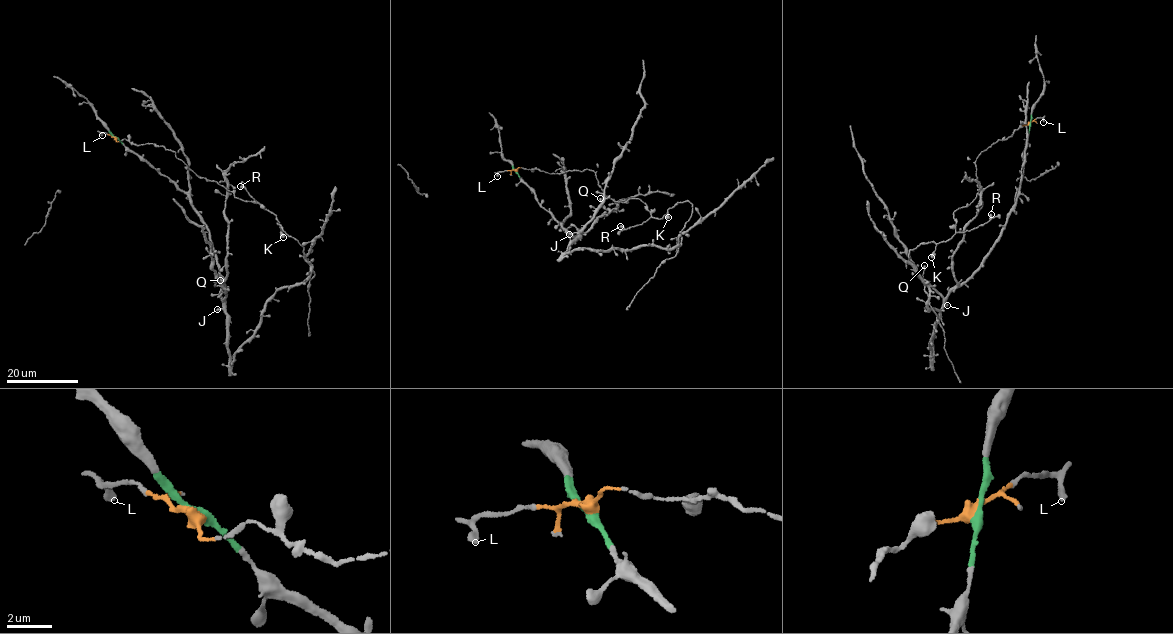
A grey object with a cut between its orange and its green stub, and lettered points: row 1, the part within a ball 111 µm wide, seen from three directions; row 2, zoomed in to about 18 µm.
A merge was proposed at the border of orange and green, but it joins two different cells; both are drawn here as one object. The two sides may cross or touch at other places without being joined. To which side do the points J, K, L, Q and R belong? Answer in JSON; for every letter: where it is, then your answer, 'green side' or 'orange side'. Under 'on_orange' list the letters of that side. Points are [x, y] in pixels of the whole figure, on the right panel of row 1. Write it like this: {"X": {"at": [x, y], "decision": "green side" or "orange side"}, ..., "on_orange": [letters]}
{"J": {"at": [947, 305], "decision": "green side"}, "K": {"at": [931, 257], "decision": "orange side"}, "L": {"at": [1043, 122], "decision": "orange side"}, "Q": {"at": [924, 265], "decision": "green side"}, "R": {"at": [991, 214], "decision": "orange side"}, "on_orange": ["K", "L", "R"]}

